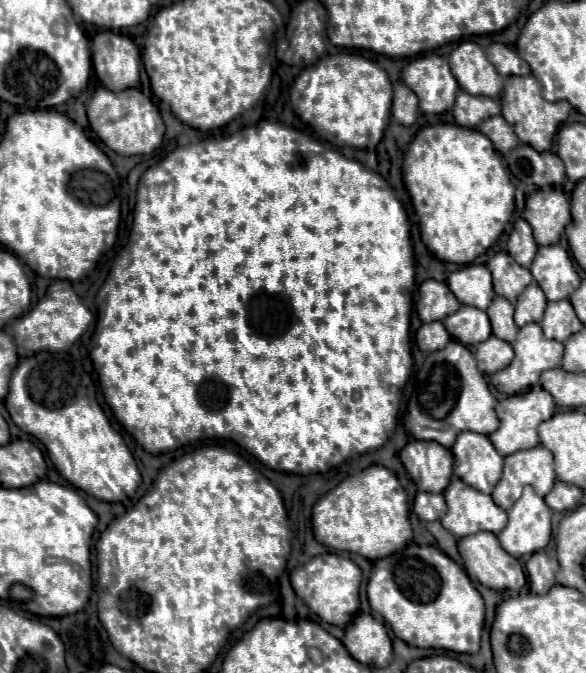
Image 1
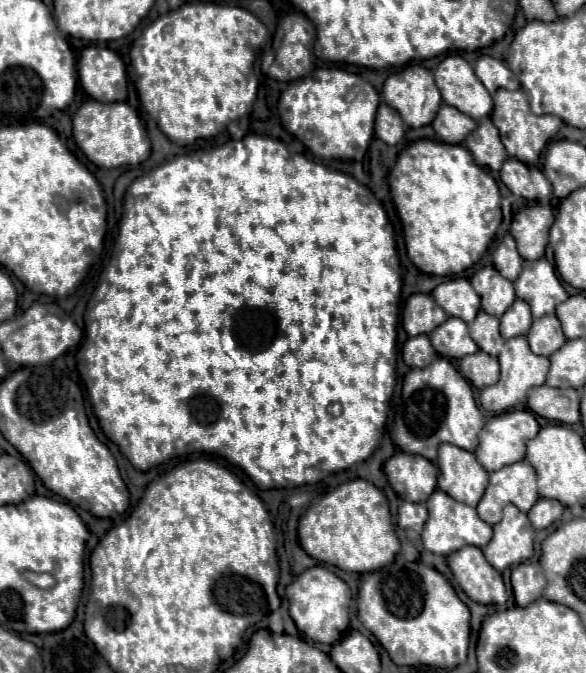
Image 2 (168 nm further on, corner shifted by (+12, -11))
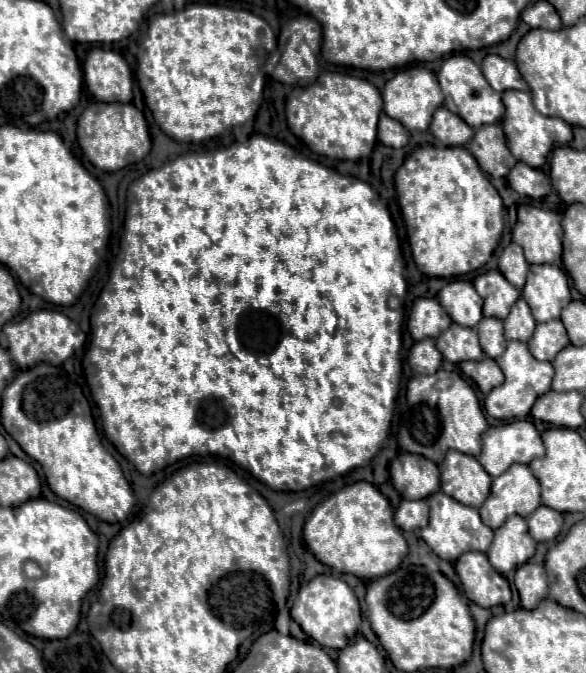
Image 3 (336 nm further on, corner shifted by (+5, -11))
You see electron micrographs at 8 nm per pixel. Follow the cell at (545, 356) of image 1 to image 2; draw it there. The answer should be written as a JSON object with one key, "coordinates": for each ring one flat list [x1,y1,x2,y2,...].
{"coordinates":[[516,336,516,340,506,340,504,348,498,356,500,362,500,380,480,392,480,404,488,412,504,412,514,408,516,404,526,402,526,394,534,386,542,386,550,368,550,356,540,356,528,352,528,342,524,336]]}

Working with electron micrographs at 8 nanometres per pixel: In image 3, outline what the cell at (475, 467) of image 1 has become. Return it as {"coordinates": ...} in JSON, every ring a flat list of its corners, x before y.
{"coordinates":[[451,450,439,464,439,470,441,490,447,496,473,508,479,508,483,500,487,500,491,490,491,476,475,456]]}

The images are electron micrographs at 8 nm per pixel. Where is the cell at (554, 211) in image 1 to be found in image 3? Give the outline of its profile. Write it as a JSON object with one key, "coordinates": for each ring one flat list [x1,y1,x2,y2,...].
{"coordinates":[[519,206,519,220,513,228,513,242,517,242,527,256,529,264,555,262,561,256,561,216,535,208]]}

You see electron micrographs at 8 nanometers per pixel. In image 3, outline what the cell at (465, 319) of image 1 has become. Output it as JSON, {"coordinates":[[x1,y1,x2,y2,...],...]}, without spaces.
{"coordinates":[[451,324,443,336,435,338,435,344,445,360,459,364,463,360,481,360,483,350,477,340,475,328,463,328,461,324]]}

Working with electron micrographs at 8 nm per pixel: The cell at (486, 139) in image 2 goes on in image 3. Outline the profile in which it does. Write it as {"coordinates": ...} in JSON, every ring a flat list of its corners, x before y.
{"coordinates":[[485,124,483,128,477,128,469,148,479,166,495,178,507,176,509,170,517,164,515,156,511,156,511,150,507,148,499,124]]}

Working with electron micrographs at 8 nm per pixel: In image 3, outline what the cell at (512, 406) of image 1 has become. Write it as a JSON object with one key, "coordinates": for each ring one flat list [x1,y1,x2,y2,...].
{"coordinates":[[513,420,501,426,491,426,483,432,481,442,483,450,479,462,491,476,503,474,517,462,529,464,545,452,541,432,529,420]]}

